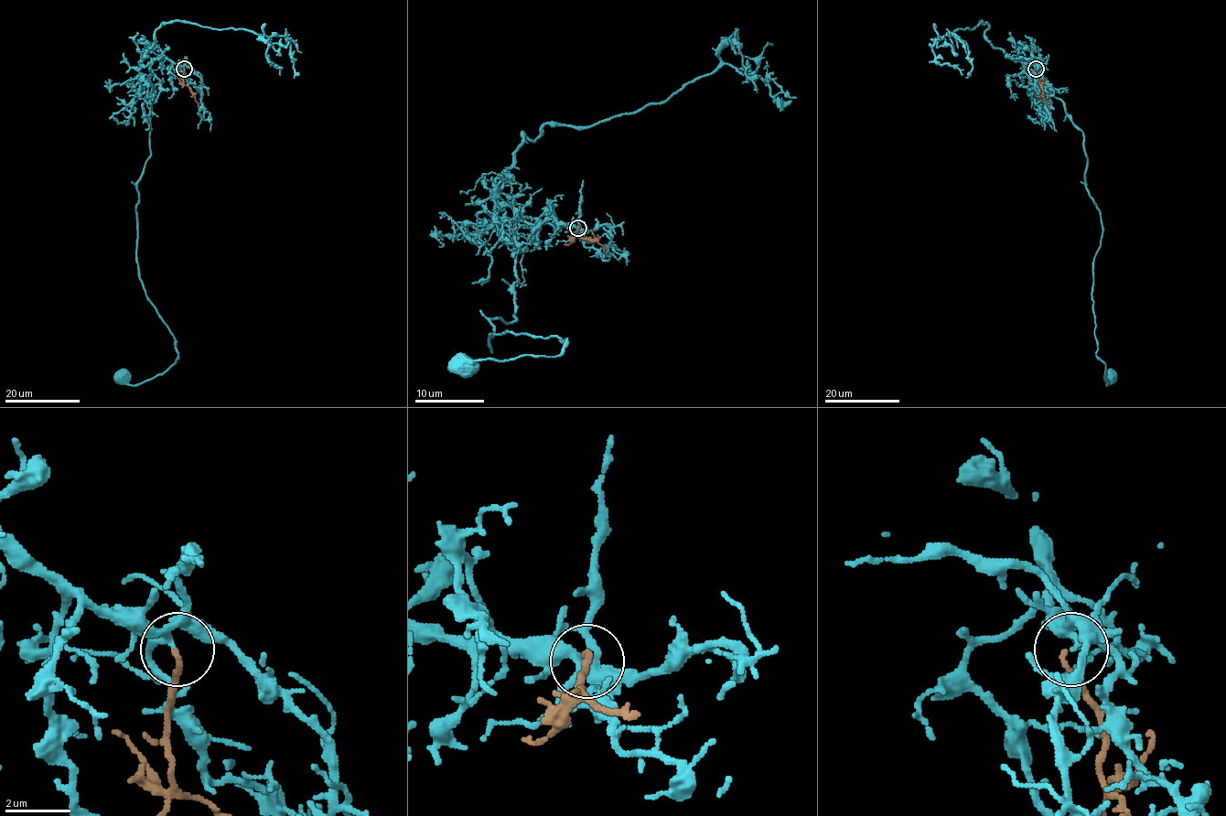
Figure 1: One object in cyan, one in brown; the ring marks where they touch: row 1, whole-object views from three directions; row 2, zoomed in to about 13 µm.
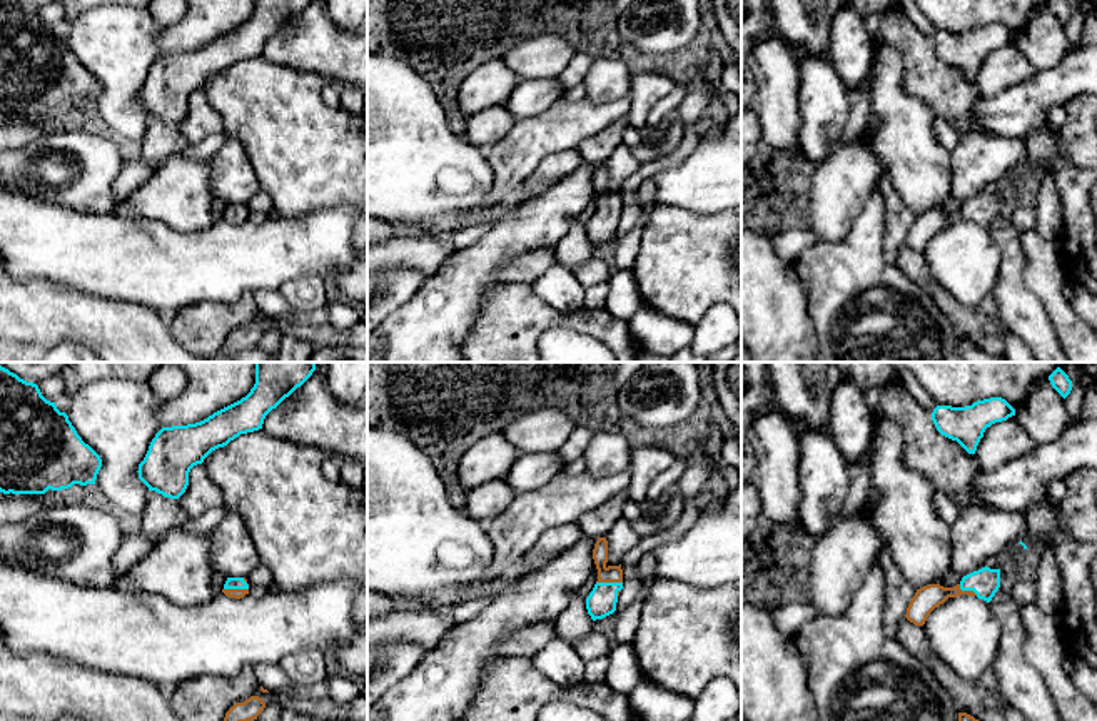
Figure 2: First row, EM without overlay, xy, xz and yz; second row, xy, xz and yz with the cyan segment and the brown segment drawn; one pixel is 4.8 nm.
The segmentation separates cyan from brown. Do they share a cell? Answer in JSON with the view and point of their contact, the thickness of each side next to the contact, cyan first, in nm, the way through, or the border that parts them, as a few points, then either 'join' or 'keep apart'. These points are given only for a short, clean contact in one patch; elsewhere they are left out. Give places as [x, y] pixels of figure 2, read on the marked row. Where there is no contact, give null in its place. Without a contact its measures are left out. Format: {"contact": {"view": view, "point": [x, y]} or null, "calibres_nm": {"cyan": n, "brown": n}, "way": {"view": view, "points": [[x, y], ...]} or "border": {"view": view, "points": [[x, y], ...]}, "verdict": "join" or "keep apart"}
{"contact": {"view": "xz", "point": [610, 583]}, "calibres_nm": {"cyan": 140, "brown": 80}, "way": {"view": "xz", "points": [[601, 601], [610, 583], [601, 569], [600, 553]]}, "verdict": "join"}

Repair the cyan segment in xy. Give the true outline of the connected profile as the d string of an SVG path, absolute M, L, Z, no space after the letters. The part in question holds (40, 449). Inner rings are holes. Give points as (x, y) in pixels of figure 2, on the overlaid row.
M0 366L0 492L45 494L48 489L62 491L73 484L95 484L102 467L100 456L82 441L65 412L47 401L38 386L20 379Z

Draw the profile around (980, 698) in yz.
M907 618L900 621L895 638L933 673L958 713L967 713L978 721L1005 721L1007 703L1000 694L993 669L978 679L963 679L932 651L923 628L915 626Z

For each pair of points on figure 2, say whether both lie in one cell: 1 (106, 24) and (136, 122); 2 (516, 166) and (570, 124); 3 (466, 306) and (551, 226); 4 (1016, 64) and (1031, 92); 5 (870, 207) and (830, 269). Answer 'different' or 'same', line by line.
1: same
2: same
3: same
4: different
5: same

